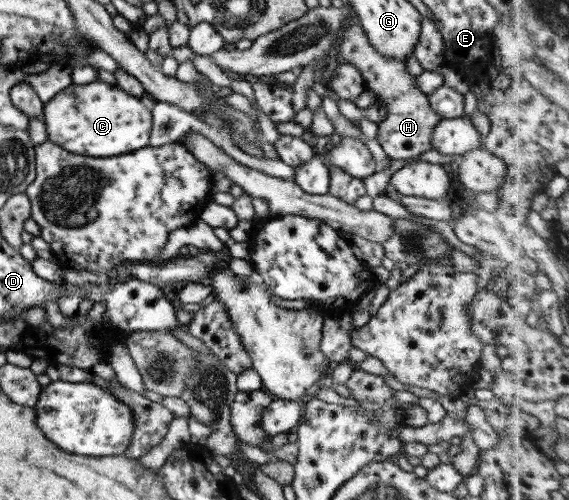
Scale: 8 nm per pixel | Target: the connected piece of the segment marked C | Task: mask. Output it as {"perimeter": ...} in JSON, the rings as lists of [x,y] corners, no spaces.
{"perimeter":[[[95,81],[90,84],[74,84],[62,89],[54,98],[44,103],[45,128],[48,141],[63,150],[82,156],[118,156],[147,147],[152,131],[152,111],[136,96],[128,94],[117,84]]]}

